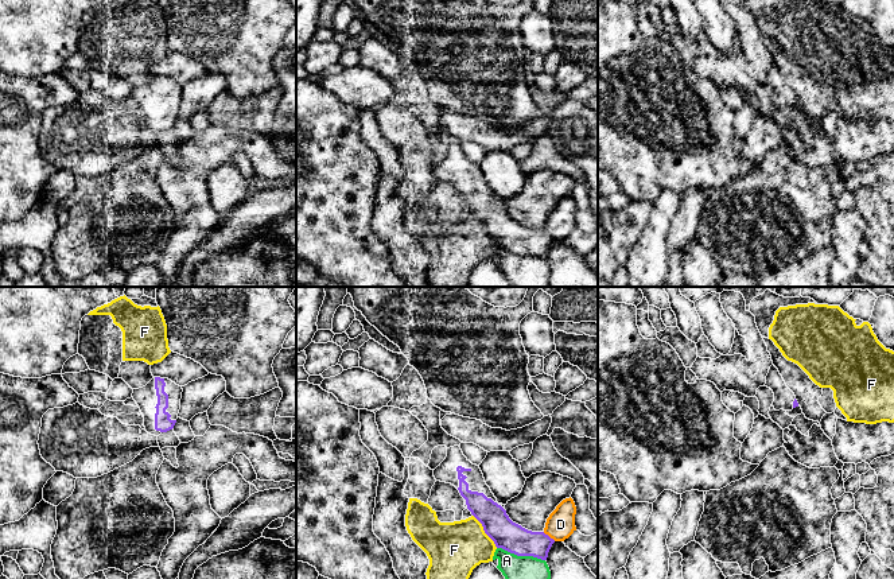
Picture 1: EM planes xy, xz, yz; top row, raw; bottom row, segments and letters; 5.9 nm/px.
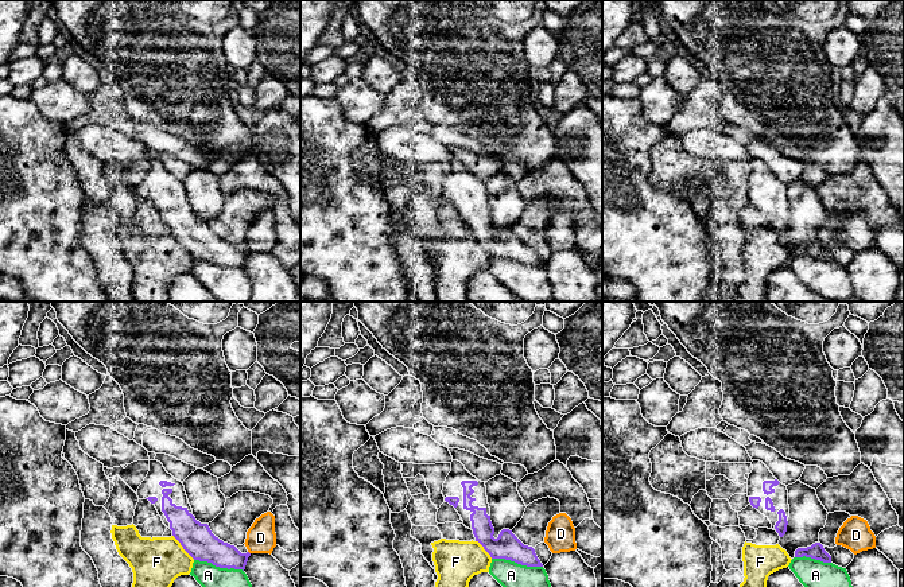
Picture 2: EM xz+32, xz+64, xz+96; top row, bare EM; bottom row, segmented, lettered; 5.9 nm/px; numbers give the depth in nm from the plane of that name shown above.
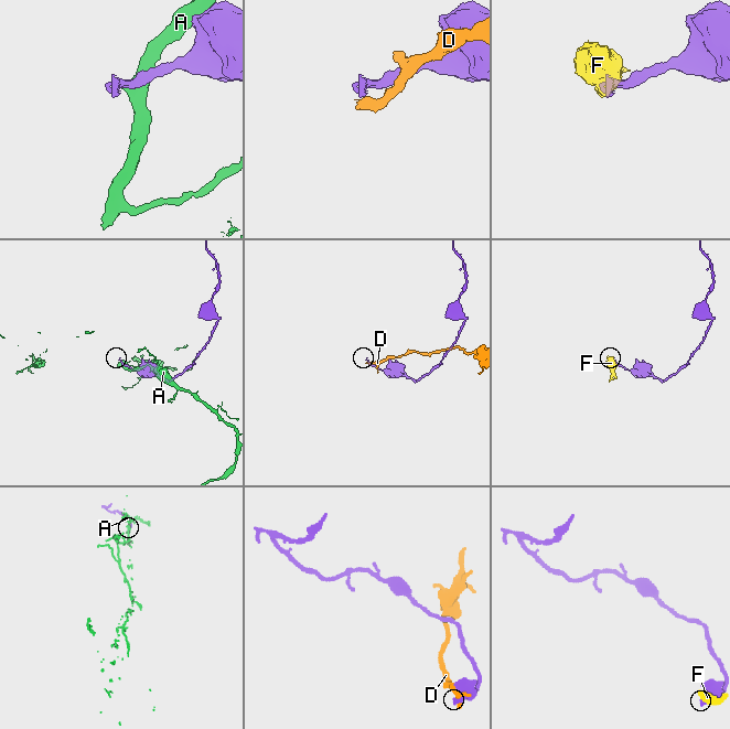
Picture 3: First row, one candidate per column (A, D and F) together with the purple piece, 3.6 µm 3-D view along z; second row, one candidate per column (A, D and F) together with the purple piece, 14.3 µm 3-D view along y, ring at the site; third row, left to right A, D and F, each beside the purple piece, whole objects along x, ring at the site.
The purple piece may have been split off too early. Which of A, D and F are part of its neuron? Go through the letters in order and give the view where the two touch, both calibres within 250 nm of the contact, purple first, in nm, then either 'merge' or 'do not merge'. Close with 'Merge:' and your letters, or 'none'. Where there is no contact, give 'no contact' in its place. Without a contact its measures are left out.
A: xz | 170/140 nm | do not merge
D: xz | 170/170 nm | do not merge
F: xz | 170/320 nm | do not merge
Merge: none

